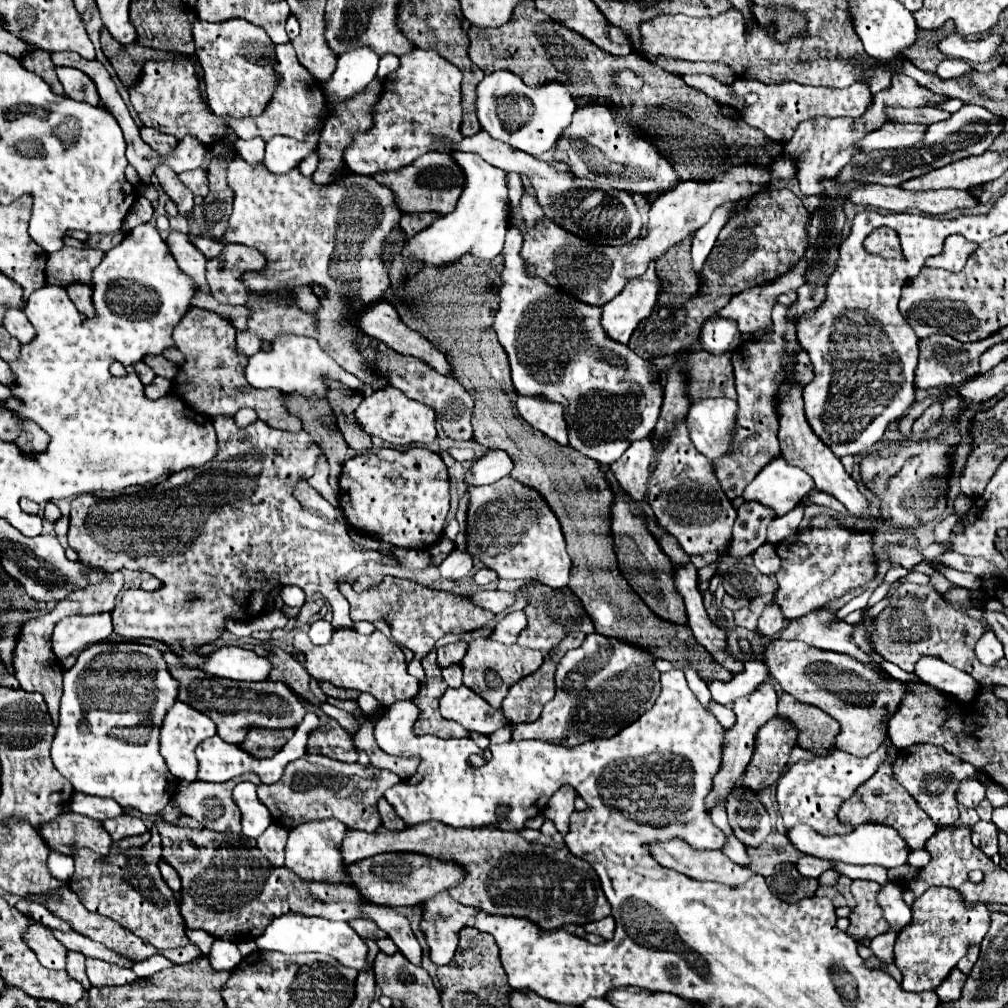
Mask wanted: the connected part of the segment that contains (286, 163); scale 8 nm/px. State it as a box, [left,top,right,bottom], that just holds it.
[266,132,318,174]

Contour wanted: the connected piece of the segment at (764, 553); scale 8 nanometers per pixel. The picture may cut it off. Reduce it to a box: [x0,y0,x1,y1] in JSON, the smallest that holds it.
[752,544,780,574]

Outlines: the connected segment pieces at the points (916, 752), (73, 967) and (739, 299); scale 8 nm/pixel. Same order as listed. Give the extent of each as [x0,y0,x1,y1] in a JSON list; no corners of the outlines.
[[894,744,978,826],[66,952,92,990],[718,258,810,332]]

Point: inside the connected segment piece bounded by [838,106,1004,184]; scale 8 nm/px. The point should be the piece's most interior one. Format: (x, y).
(971, 130)

